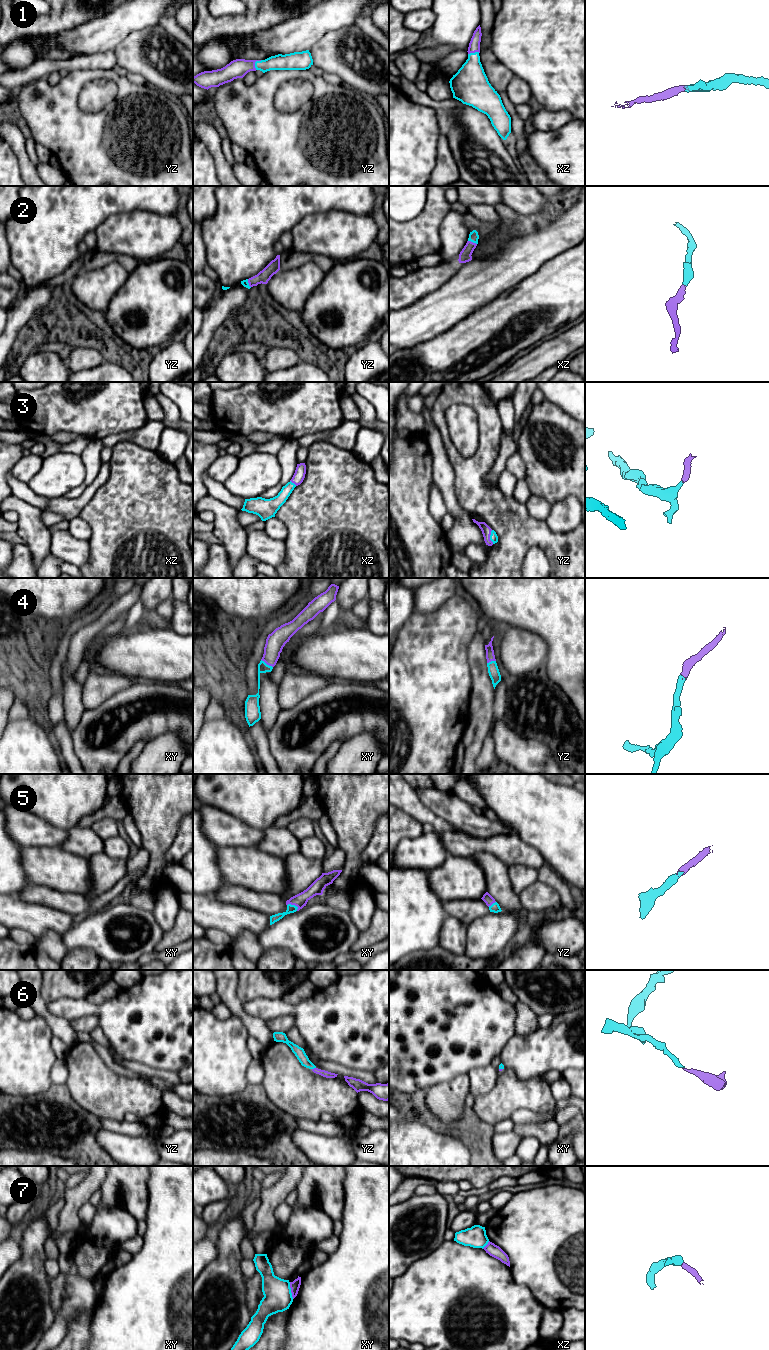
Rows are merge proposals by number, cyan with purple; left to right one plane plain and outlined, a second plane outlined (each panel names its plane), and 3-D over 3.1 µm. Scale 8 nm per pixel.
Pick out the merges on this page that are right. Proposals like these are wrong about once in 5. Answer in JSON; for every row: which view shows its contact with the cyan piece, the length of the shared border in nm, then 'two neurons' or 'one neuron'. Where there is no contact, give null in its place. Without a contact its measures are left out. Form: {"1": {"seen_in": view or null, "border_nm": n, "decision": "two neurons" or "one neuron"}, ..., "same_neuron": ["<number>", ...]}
{"1": {"seen_in": "yz", "border_nm": 90, "decision": "one neuron"}, "2": {"seen_in": "xz", "border_nm": 80, "decision": "one neuron"}, "3": {"seen_in": "yz", "border_nm": 110, "decision": "one neuron"}, "4": {"seen_in": "xy", "border_nm": 120, "decision": "one neuron"}, "5": {"seen_in": "xy", "border_nm": 100, "decision": "one neuron"}, "6": {"seen_in": "yz", "border_nm": 40, "decision": "one neuron"}, "7": {"seen_in": "xy", "border_nm": 140, "decision": "two neurons"}, "same_neuron": ["1", "2", "3", "4", "5", "6"]}

